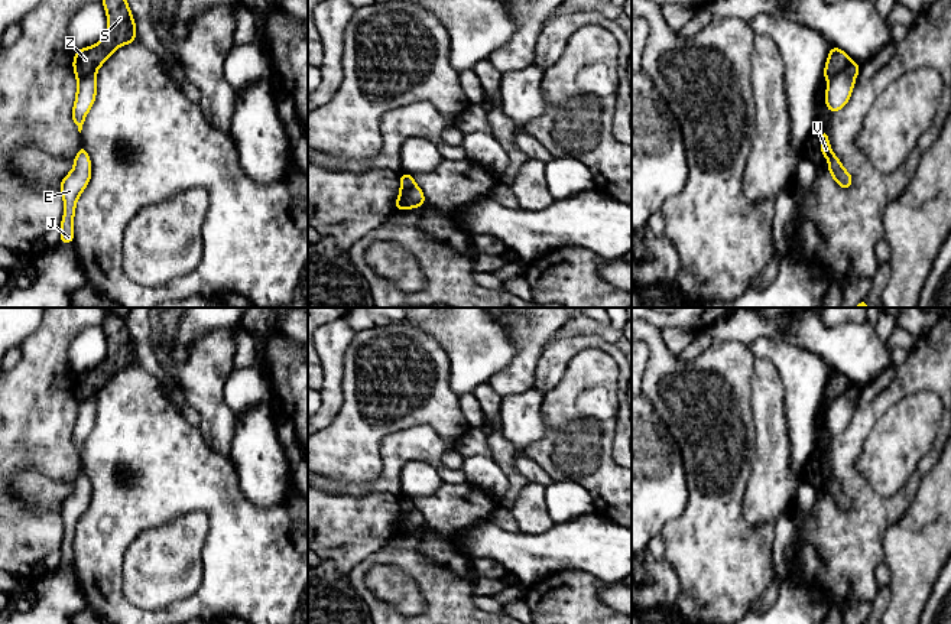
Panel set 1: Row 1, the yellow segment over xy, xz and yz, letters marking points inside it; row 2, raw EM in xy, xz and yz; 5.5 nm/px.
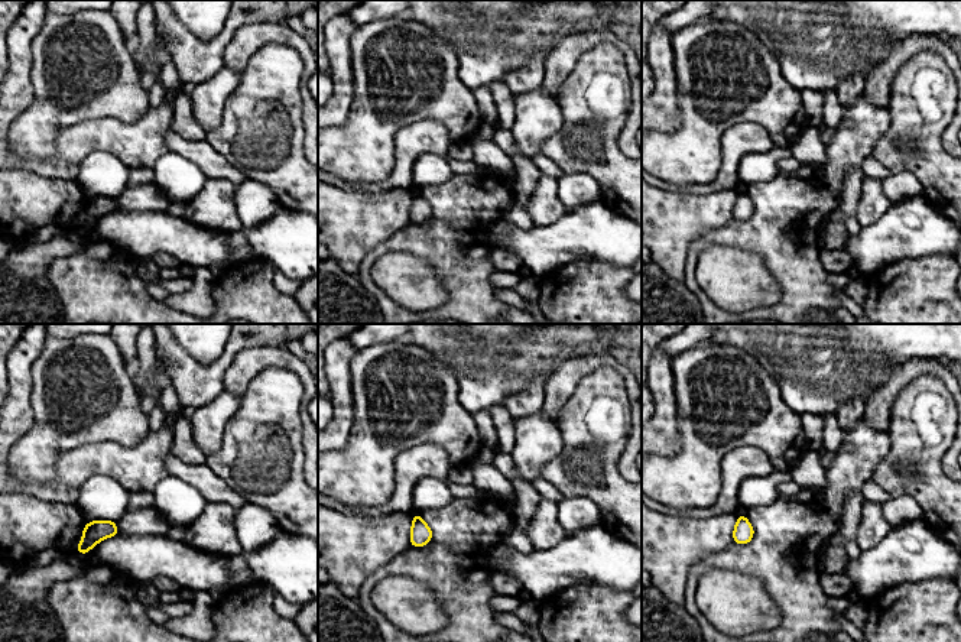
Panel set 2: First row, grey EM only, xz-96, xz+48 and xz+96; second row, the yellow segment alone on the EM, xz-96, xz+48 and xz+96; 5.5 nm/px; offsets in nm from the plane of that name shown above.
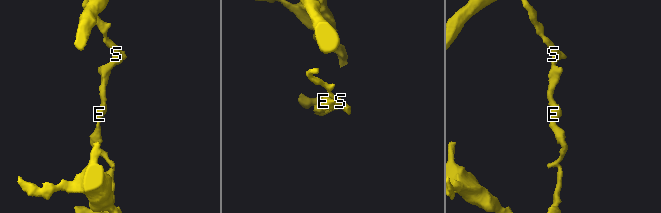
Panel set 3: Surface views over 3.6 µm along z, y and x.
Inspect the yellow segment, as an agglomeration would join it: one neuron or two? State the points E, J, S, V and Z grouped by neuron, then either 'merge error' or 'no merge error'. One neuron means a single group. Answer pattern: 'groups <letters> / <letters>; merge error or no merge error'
groups E J V / S Z; merge error

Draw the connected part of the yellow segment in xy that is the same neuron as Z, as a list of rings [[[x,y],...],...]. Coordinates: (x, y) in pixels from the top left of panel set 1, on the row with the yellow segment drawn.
[[[101,0],[108,20],[106,36],[94,46],[75,52],[74,72],[84,78],[95,72],[120,46],[136,40],[136,25],[126,0]]]

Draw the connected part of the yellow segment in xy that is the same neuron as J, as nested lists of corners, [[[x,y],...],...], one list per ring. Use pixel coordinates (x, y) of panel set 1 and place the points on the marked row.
[[[85,144],[78,150],[74,159],[74,169],[62,179],[61,194],[64,198],[65,209],[61,221],[61,240],[62,243],[74,243],[74,214],[75,204],[81,192],[87,188],[91,179],[91,160],[85,150]]]

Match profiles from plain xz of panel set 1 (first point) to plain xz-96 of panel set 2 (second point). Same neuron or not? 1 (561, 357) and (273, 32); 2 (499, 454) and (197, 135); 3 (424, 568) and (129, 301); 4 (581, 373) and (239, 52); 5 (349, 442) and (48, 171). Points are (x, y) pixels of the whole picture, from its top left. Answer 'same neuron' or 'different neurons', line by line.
1: same neuron
2: same neuron
3: same neuron
4: different neurons
5: different neurons

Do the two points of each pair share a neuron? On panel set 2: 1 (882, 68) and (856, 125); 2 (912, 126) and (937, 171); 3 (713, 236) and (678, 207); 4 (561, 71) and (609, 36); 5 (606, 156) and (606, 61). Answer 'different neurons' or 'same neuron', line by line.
1: different neurons
2: same neuron
3: different neurons
4: same neuron
5: same neuron

